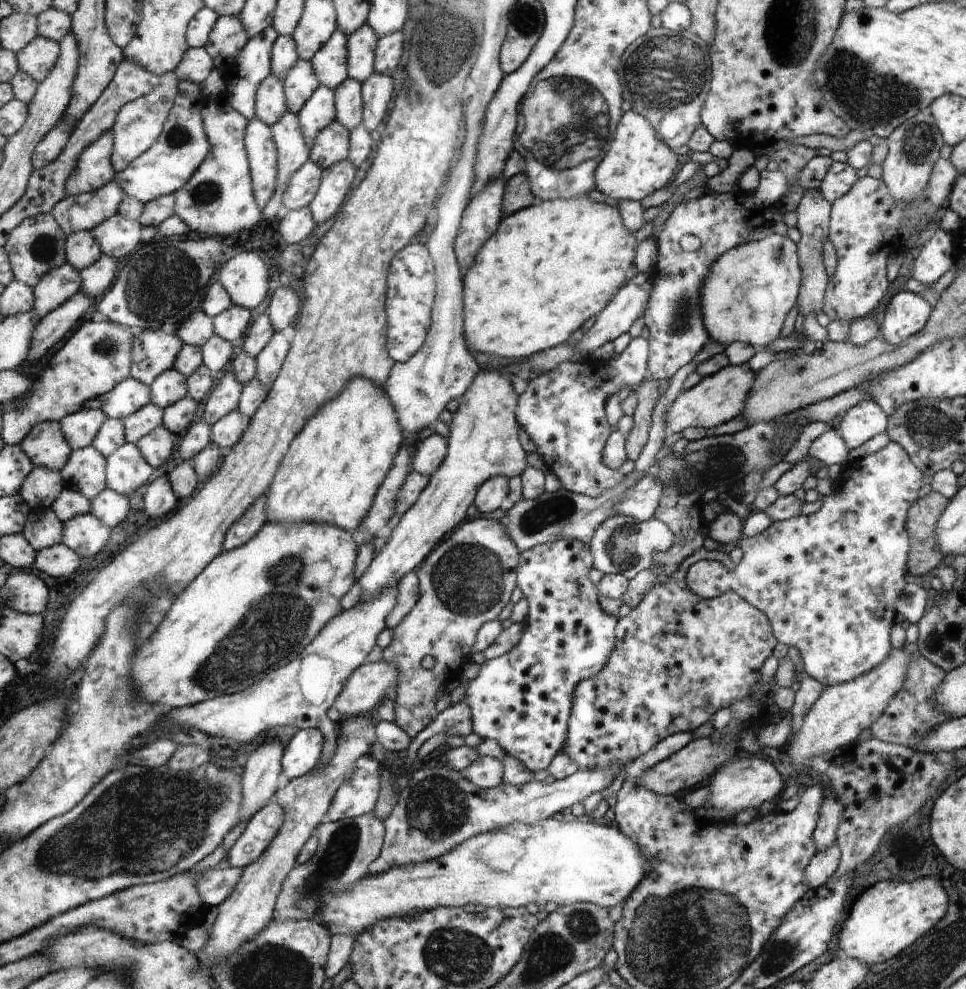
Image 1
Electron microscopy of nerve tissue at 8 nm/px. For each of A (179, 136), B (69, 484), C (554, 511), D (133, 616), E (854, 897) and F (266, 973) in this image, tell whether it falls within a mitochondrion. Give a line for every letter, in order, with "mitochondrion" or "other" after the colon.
A: mitochondrion
B: other
C: mitochondrion
D: mitochondrion
E: other
F: mitochondrion

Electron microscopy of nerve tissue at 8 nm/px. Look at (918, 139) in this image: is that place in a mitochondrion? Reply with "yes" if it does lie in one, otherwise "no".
yes

